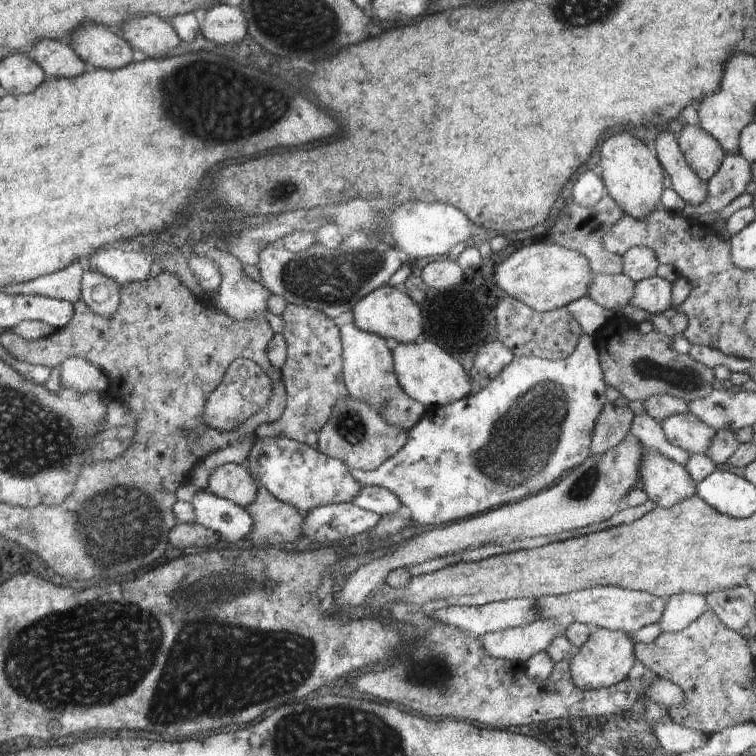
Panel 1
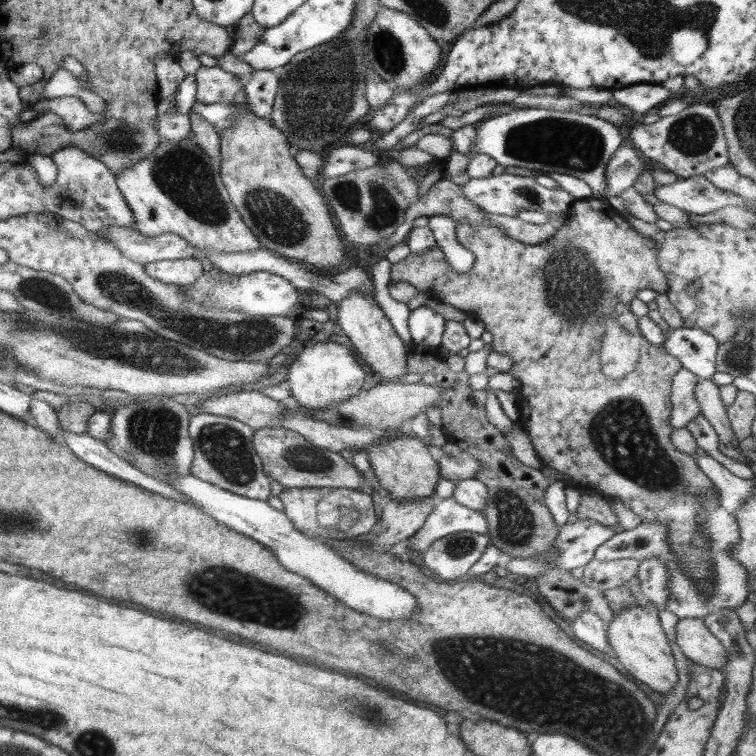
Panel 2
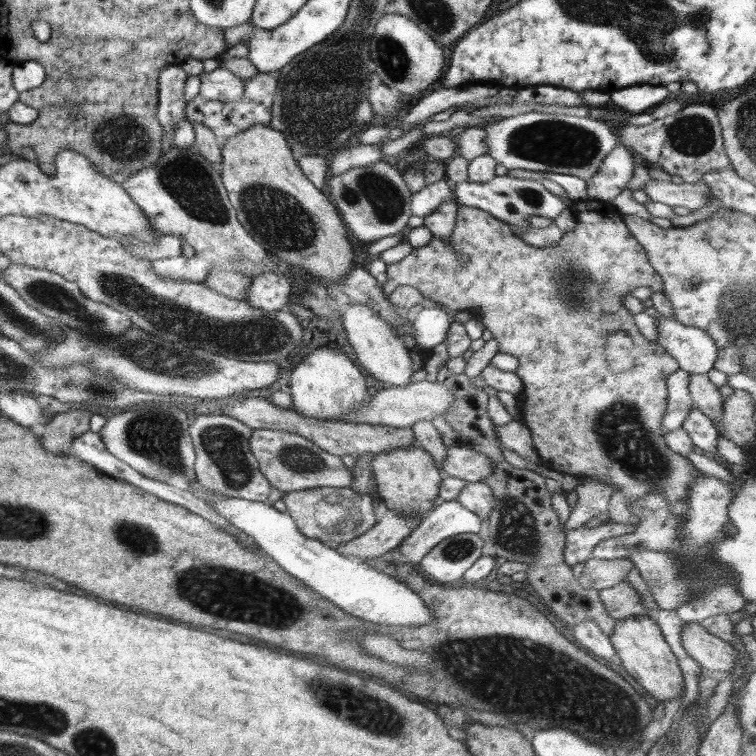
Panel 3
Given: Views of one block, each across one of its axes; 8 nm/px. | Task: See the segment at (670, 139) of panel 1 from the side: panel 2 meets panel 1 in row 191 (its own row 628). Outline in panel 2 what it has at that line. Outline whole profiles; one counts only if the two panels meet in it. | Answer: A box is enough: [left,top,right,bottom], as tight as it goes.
[676,617,726,670]

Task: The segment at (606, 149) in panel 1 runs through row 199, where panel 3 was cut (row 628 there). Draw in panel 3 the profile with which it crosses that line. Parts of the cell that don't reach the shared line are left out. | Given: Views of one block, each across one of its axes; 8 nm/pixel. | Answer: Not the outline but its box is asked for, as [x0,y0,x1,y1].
[610,615,684,701]

